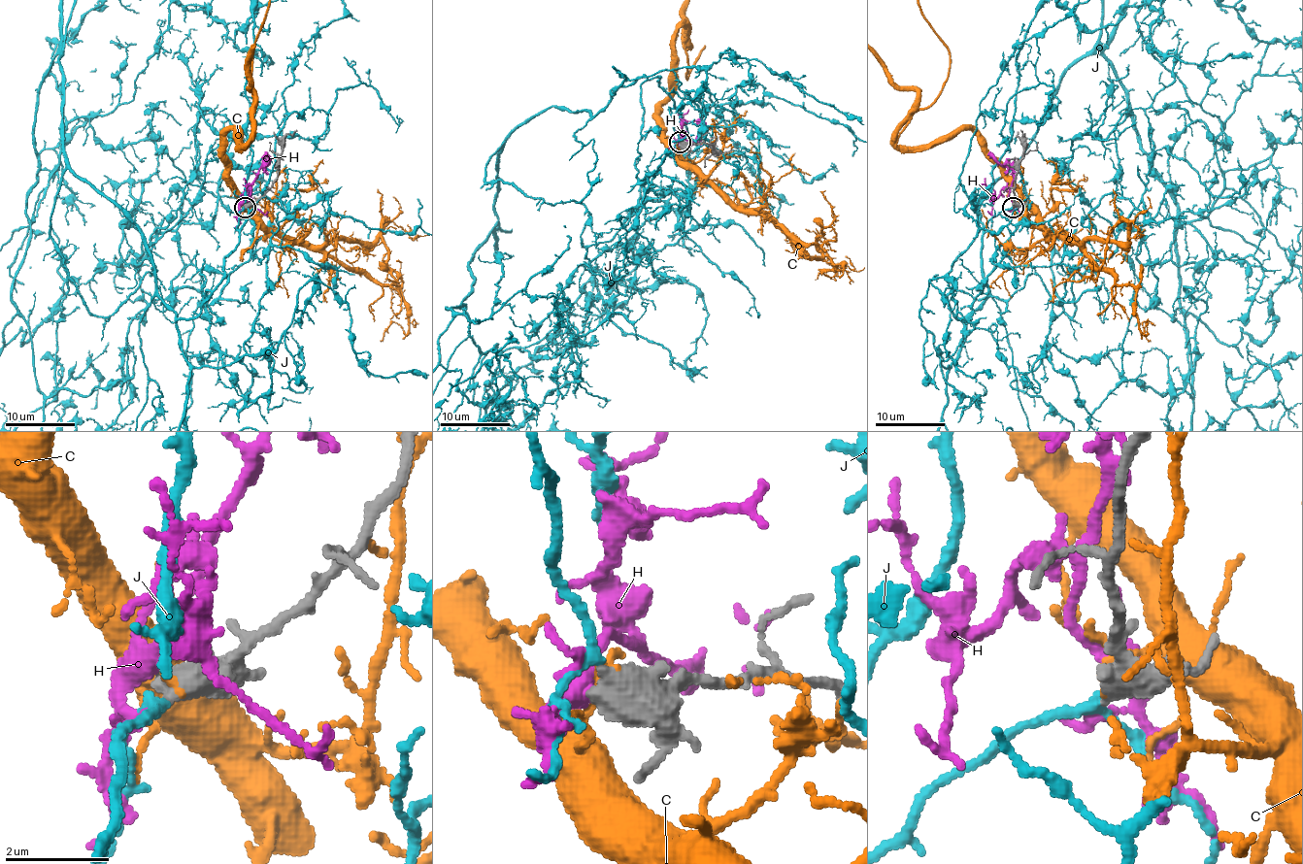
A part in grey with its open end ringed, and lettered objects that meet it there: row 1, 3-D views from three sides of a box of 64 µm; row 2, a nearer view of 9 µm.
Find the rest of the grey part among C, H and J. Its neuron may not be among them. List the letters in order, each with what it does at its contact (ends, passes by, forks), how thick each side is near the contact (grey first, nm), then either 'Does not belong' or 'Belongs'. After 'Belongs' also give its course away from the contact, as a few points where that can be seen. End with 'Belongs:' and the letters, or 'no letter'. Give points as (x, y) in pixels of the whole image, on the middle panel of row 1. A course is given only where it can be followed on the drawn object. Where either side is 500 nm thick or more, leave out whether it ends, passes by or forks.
C: Thickness 700 nm (grey) against 90 nm. Does not belong
H: Thickness 600 nm (grey) against 340 nm. Does not belong
J: Thickness 550 nm (grey) against 190 nm. Belongs
Belongs: J

